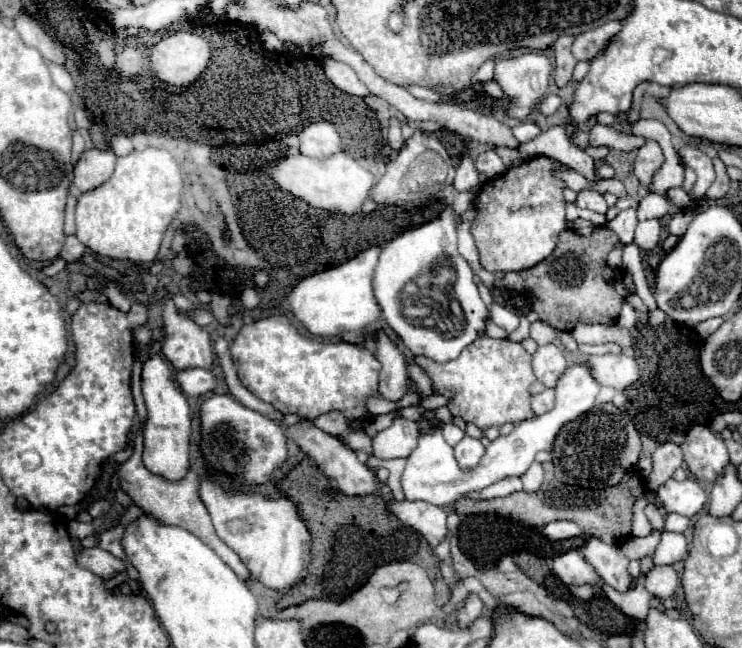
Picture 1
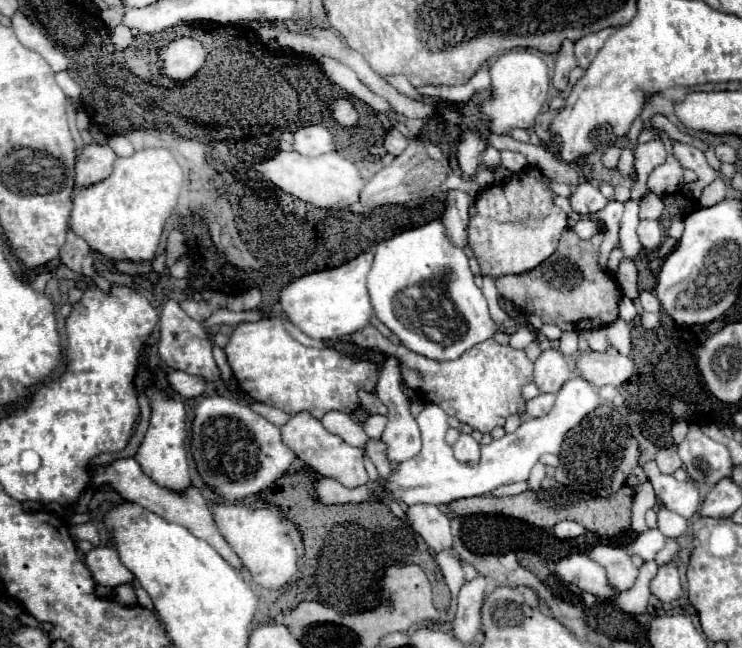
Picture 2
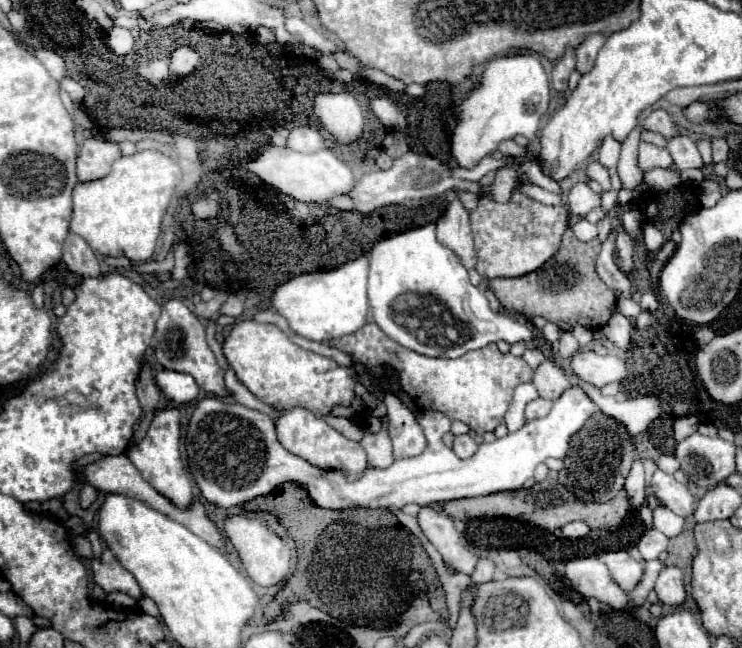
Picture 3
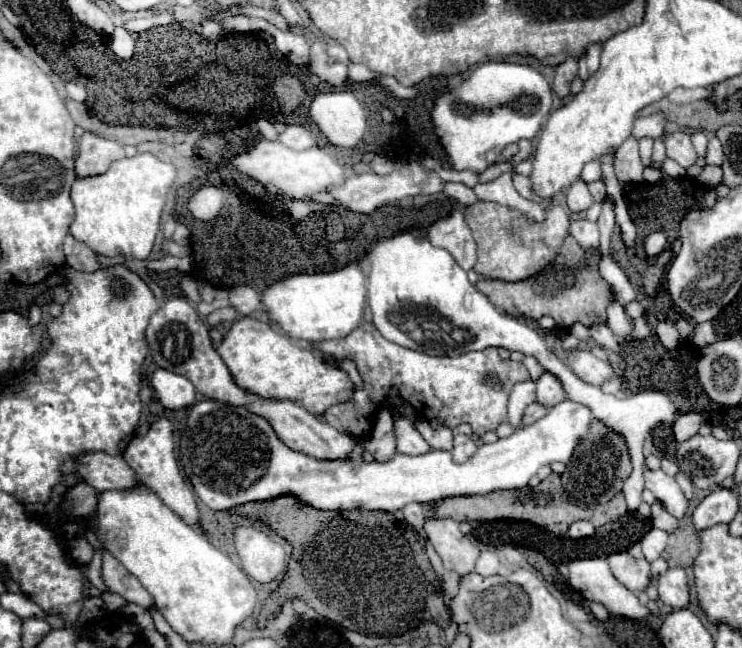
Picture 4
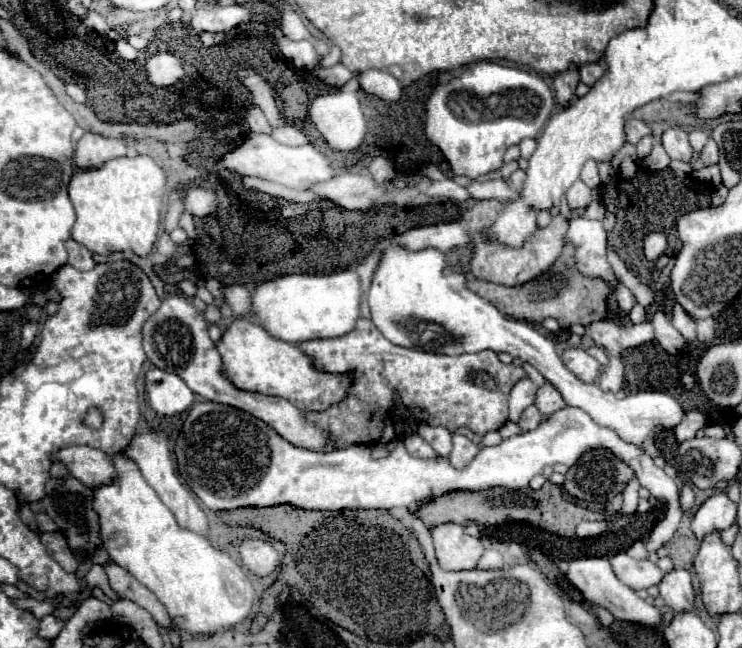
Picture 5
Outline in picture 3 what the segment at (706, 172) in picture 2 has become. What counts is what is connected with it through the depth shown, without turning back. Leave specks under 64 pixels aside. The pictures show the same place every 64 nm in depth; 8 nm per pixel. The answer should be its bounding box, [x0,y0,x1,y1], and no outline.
[668,136,704,170]

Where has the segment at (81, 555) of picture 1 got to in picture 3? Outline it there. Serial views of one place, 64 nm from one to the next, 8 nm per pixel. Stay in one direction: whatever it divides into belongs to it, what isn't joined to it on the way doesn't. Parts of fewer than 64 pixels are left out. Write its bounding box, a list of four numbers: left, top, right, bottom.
[90,548,142,600]

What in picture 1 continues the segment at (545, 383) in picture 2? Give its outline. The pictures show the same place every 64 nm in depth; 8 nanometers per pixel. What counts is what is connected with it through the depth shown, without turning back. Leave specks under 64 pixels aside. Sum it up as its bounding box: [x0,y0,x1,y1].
[532,344,566,388]

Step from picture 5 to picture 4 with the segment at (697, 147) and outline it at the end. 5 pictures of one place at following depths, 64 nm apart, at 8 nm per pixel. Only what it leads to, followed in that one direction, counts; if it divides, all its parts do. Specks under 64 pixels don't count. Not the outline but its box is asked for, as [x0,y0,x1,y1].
[692,132,708,158]

